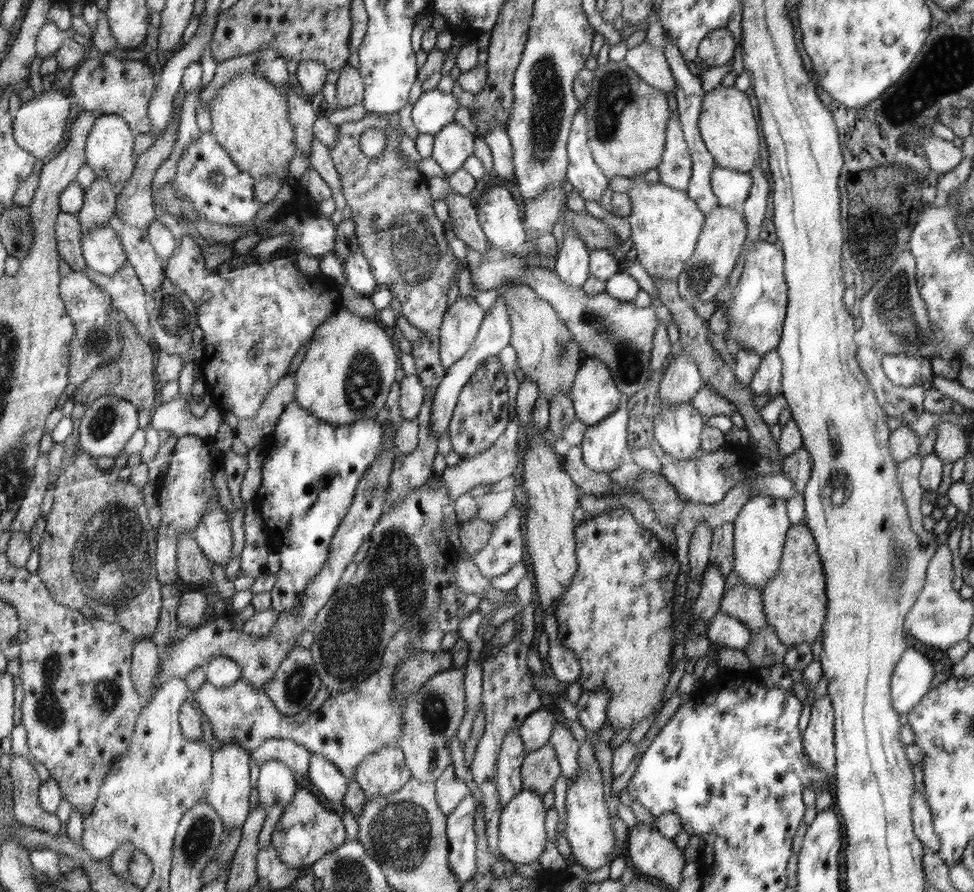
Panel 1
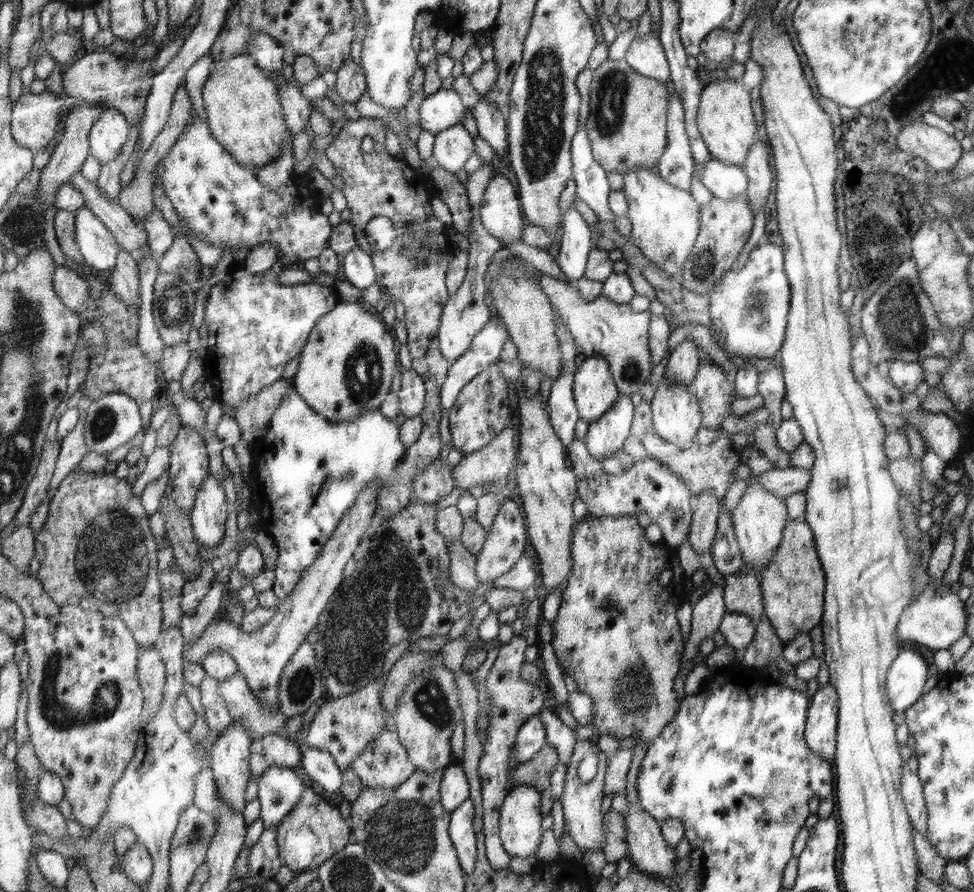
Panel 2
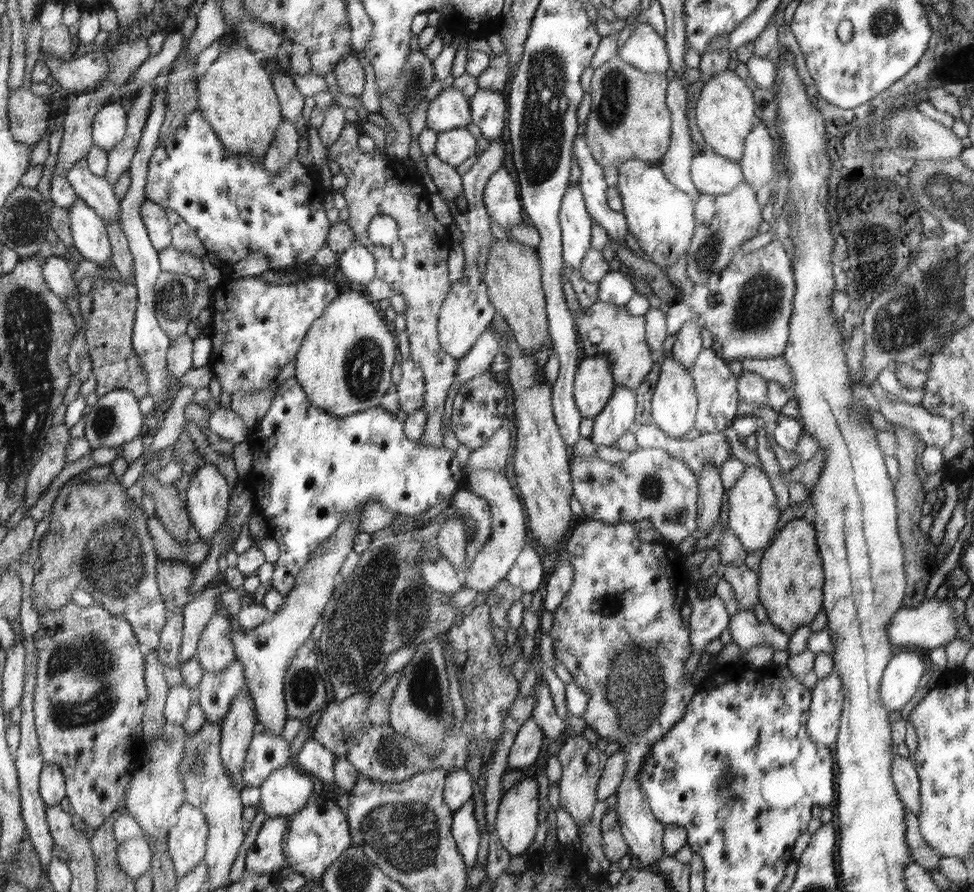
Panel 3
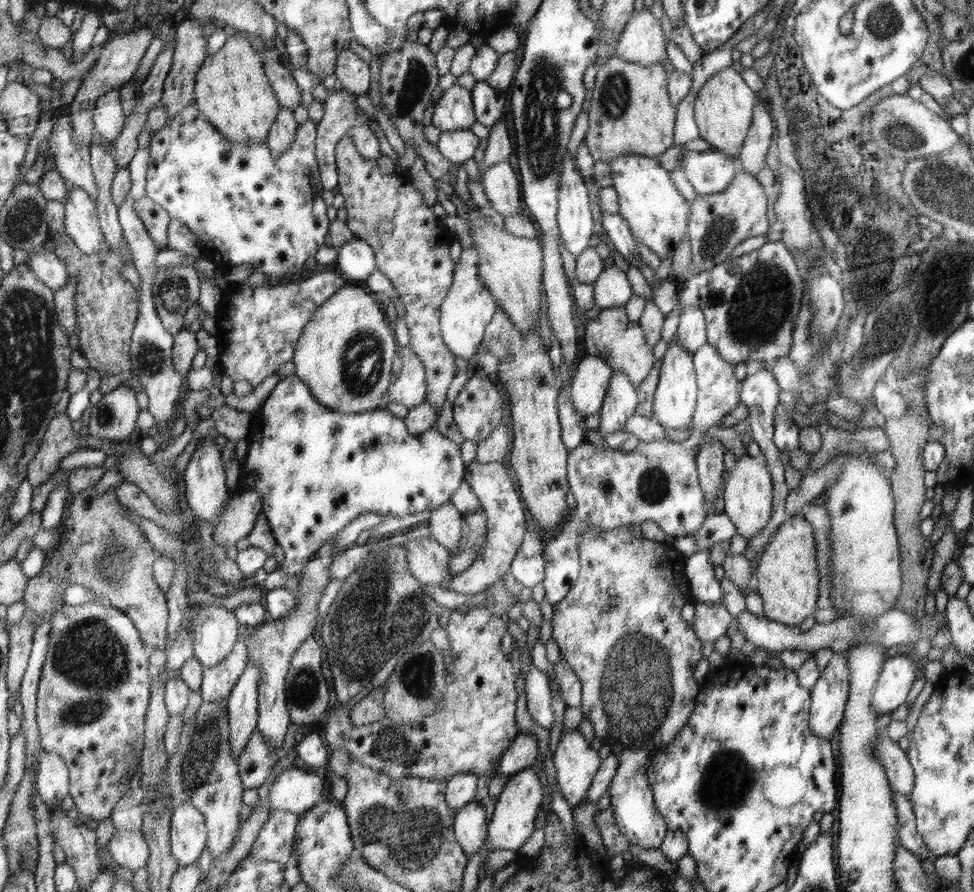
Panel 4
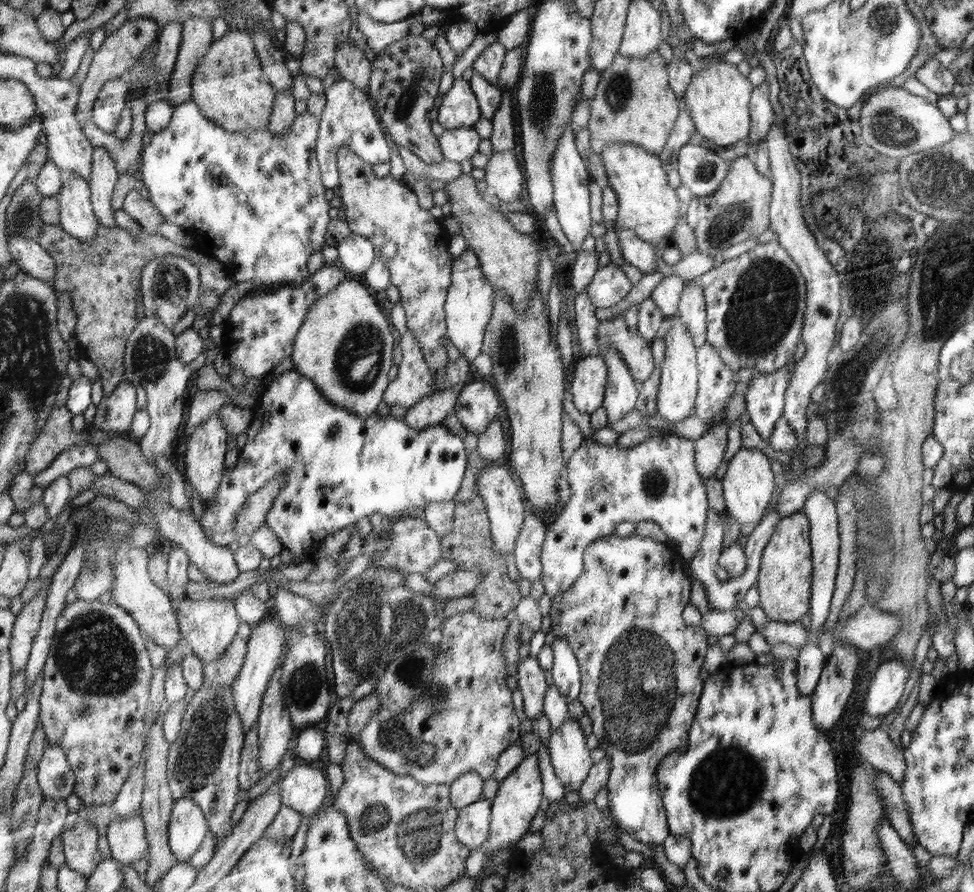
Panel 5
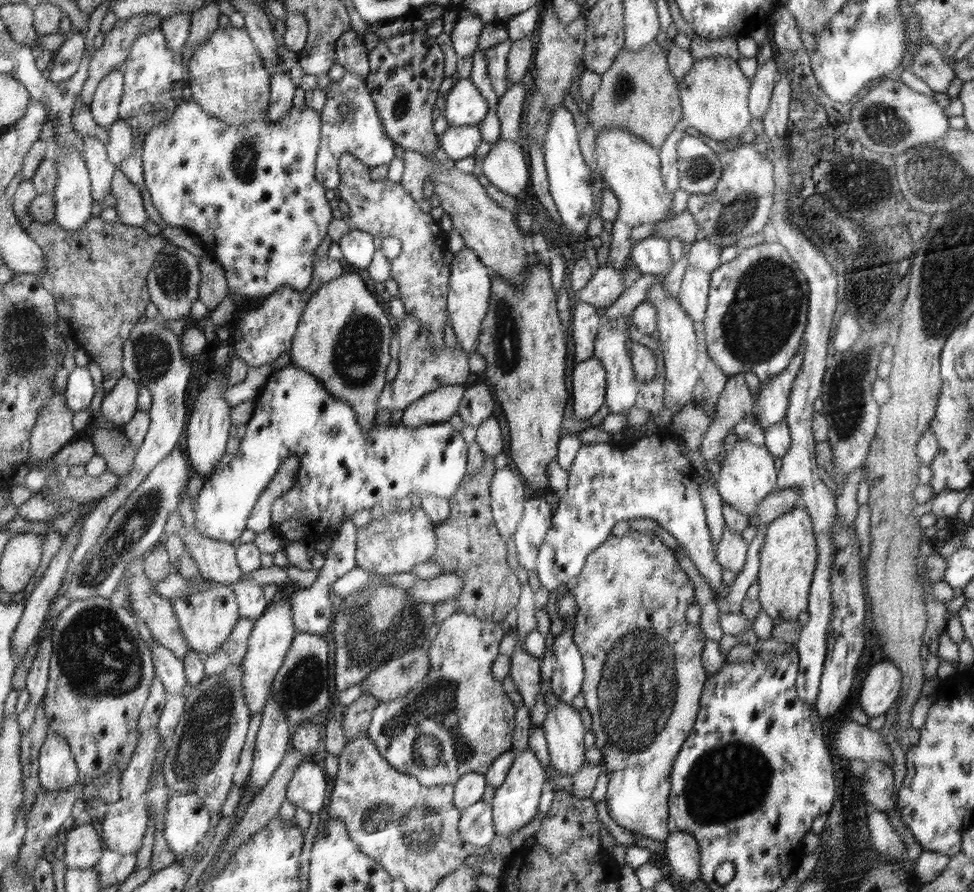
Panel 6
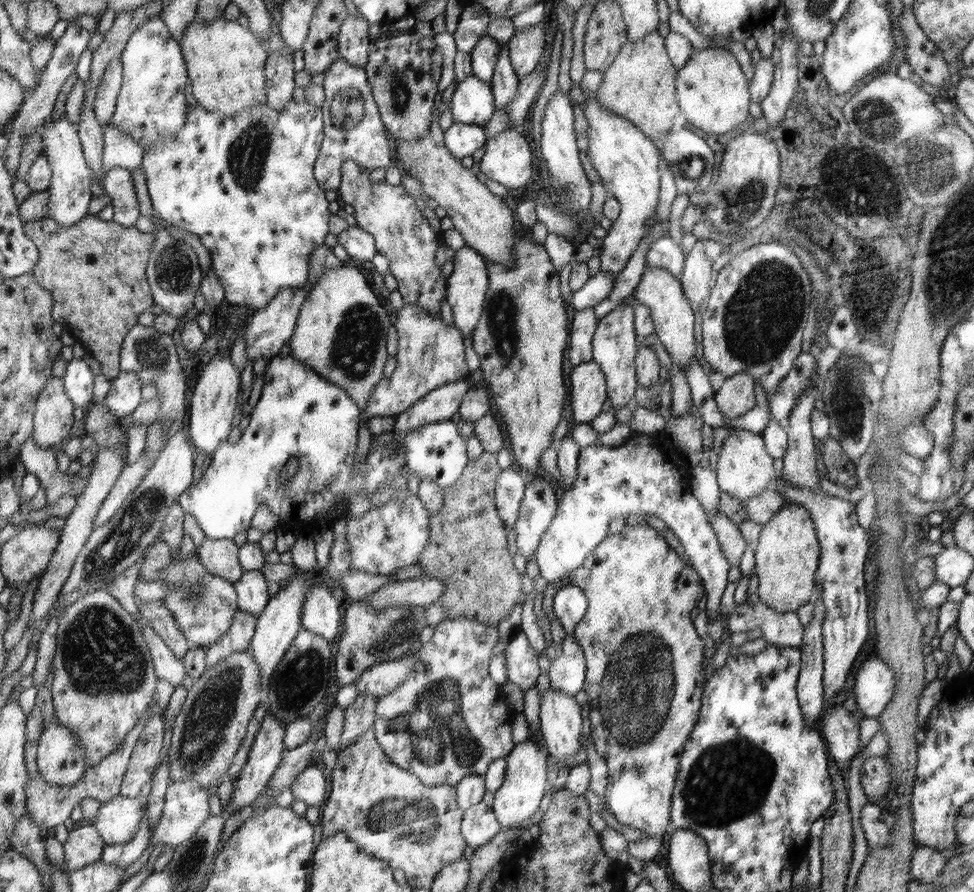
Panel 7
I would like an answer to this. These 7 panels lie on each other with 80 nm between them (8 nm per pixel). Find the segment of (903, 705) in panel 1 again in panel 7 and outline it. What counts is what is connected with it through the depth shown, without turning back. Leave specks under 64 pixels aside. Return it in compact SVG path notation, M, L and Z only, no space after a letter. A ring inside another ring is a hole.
M879 656L867 659L856 672L856 704L864 717L878 717L887 709L895 694L896 677Z

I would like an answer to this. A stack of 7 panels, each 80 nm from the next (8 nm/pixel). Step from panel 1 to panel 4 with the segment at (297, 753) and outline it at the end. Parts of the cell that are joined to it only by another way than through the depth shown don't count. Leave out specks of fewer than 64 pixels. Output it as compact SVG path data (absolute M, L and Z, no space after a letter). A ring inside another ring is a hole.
M257 730L247 743L247 749L237 760L242 786L245 789L260 788L272 774L272 768L281 759L283 758L280 757L280 752L272 750L270 744Z

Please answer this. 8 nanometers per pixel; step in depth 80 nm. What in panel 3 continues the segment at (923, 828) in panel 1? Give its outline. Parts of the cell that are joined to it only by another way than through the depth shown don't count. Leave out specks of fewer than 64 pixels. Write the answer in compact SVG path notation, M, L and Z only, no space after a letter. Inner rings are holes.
M892 746L892 778L904 807L912 815L920 815L920 781L915 765L906 758L900 757L896 746Z

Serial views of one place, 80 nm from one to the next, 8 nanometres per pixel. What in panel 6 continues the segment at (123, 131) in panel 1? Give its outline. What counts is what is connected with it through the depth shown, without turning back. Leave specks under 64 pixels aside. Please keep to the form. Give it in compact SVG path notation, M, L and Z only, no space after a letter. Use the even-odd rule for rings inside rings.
M113 69L100 81L94 100L89 104L93 119L98 126L108 129L119 119L119 104L123 94L123 72L120 69Z

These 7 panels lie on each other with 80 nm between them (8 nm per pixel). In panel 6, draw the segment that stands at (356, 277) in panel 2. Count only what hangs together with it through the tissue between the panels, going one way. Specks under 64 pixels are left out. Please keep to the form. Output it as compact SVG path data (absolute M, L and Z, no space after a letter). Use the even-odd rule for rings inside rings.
M353 228L337 244L340 246L348 266L357 270L368 269L377 251L370 234Z

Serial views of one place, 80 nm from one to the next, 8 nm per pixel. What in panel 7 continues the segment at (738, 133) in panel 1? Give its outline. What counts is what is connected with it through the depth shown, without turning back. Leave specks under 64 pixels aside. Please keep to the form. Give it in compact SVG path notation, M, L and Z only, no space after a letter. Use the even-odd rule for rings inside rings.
M715 46L693 51L686 66L678 71L678 101L686 122L708 134L726 134L748 120L748 80L735 54L725 47Z

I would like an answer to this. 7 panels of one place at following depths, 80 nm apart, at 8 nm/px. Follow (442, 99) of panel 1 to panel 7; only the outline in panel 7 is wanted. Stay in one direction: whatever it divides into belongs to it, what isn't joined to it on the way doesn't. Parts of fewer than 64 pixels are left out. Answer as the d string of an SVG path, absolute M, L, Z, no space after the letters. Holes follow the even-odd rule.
M474 75L460 81L460 84L448 92L445 103L449 105L454 122L460 124L475 124L485 126L494 112L494 94L492 94L491 85L482 82Z

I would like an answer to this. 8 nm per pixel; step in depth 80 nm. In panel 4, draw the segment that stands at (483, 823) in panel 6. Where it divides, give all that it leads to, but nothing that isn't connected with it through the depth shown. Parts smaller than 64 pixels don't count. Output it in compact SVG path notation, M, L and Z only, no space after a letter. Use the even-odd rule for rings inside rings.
M474 799L474 802L470 802L466 807L460 808L455 816L455 838L466 851L469 860L479 852L482 844L485 844L486 828L478 828L478 816L476 816L478 808L479 804Z

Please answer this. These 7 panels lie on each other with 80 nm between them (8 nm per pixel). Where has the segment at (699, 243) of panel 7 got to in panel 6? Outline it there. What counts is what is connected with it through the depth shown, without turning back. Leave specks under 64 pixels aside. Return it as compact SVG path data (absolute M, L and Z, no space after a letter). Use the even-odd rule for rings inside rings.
M688 266L682 278L677 302L696 322L703 322L707 309L710 273Z

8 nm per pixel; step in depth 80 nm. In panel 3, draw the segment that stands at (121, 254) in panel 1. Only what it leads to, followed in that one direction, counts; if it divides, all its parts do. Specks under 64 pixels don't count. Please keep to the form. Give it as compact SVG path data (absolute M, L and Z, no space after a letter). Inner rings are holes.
M80 197L68 208L73 246L84 259L104 265L112 258L111 240L103 219Z

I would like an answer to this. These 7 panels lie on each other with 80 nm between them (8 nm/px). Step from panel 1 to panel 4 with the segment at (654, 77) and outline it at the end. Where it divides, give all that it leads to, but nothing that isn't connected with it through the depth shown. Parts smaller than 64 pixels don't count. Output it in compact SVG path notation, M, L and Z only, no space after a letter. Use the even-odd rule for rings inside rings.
M648 3L642 10L632 15L632 22L628 22L627 29L621 35L615 52L620 58L627 59L628 62L634 62L640 66L655 65L657 62L664 65L664 62L668 60L666 42L664 42L666 38L664 38L662 26L660 26L660 21L650 14Z

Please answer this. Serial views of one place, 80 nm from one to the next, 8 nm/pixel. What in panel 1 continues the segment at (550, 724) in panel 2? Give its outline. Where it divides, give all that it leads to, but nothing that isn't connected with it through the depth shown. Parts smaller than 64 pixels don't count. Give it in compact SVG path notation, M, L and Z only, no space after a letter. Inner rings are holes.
M556 723L552 727L550 735L550 746L554 748L558 762L560 763L561 774L570 782L575 778L577 772L583 768L579 765L578 748L579 742L572 735L572 732L563 724Z

